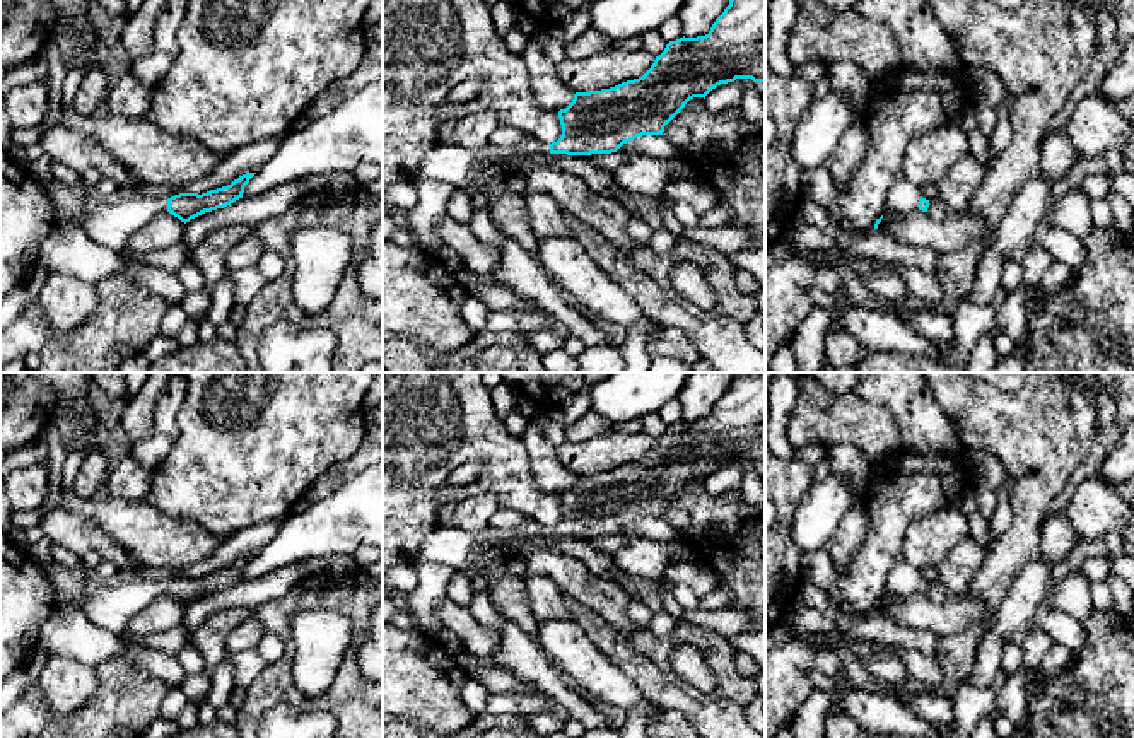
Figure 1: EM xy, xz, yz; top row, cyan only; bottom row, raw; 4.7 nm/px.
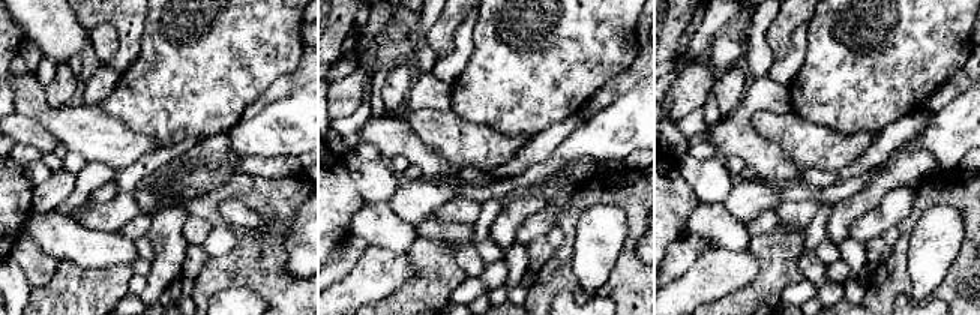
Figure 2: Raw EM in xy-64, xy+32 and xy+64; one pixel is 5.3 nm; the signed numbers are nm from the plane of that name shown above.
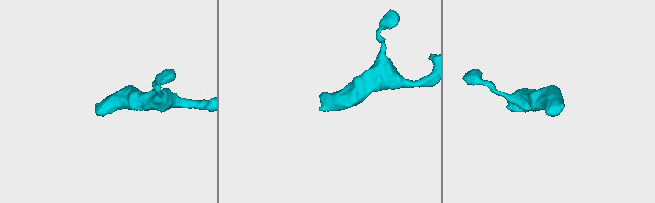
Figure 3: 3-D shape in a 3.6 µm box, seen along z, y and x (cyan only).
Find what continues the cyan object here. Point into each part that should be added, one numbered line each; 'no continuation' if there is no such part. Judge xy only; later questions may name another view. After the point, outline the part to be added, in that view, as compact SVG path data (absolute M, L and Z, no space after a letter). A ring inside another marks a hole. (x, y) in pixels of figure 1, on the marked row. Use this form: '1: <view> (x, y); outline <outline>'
1: xy (113, 222); outline M132 196L99 198L96 212L84 222L84 231L96 243L121 251L130 236L159 214L167 212L167 198Z

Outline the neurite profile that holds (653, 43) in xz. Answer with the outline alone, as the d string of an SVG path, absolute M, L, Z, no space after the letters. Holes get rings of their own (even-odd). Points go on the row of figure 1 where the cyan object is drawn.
M646 32L640 36L640 39L642 50L652 56L659 56L668 44L668 41L664 41L659 32Z

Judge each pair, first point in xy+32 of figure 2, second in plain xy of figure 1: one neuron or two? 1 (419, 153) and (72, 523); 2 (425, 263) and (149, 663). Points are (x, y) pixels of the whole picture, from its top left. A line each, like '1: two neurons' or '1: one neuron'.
1: one neuron
2: two neurons

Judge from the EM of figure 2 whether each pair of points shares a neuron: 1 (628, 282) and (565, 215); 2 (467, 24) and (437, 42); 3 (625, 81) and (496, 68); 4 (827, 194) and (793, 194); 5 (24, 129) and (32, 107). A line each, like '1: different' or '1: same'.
1: same
2: different
3: different
4: same
5: different

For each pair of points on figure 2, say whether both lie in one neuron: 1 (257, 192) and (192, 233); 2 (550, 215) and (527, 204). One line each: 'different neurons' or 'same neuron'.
1: different neurons
2: different neurons

